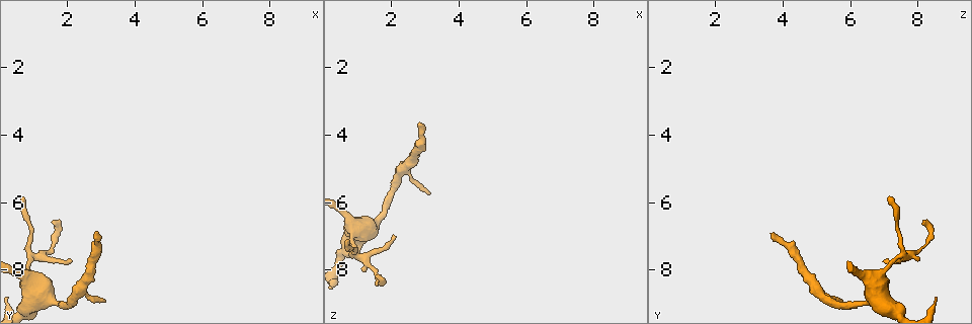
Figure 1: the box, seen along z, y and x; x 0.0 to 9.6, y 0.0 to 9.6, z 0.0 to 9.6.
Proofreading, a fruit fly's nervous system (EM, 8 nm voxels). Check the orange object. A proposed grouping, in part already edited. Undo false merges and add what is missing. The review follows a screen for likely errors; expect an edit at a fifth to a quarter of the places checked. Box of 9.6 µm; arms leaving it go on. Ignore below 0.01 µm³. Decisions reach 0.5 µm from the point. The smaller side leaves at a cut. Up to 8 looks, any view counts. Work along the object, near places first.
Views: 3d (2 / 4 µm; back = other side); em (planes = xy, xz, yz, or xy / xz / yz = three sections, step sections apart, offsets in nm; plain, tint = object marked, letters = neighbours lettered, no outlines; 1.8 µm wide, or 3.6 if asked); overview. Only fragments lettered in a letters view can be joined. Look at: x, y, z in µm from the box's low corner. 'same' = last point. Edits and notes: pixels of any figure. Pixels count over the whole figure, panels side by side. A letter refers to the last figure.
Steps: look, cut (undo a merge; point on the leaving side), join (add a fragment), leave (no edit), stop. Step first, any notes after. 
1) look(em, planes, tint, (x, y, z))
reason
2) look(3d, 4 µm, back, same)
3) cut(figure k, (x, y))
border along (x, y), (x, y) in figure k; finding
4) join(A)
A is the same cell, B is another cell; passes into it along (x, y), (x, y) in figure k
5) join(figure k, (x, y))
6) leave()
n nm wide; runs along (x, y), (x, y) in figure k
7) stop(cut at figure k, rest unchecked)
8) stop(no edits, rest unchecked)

look(em, planes, plain, (0.80, 8.15, 6.80))

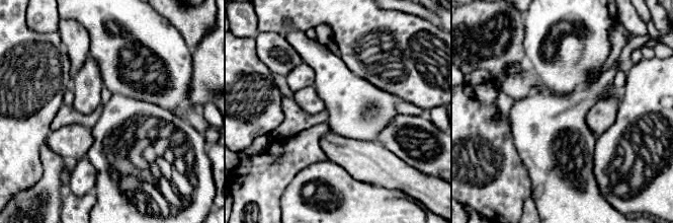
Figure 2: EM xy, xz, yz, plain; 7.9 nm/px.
look(em, planes, letters, same)
what lies round it

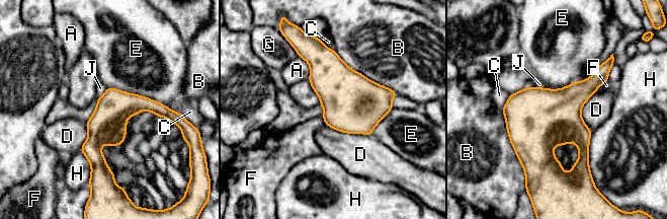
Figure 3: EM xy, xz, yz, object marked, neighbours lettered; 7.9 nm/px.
leave()
A, B, C, D, E, F, G, H and J are other cells; border along (565, 86), (560, 88), (536, 87) in figure 3; all the same cell

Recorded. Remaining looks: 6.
look(em, planes, letters, (1.60, 6.60, 8.10))
free end

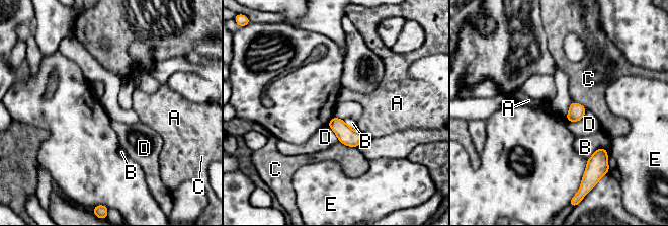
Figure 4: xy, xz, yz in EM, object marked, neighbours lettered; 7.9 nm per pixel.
leave()
D touches over 170 nm; A, B, C, D and E are other cells; border along (606, 149), (597, 149), (588, 159) in figure 4; none of them fits

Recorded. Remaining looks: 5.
look(3d, 4 µm, back, (3.20, 8.90, 5.75))
tapers out

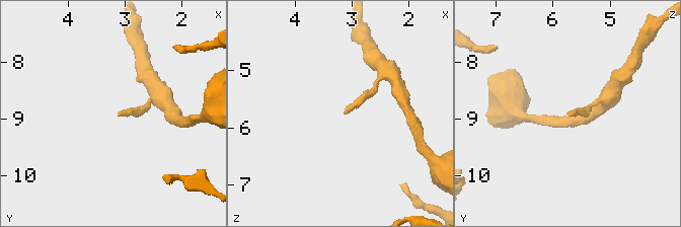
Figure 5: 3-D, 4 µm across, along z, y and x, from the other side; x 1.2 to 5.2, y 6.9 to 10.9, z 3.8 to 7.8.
look(em, yz, step 4, tint, (3.20, 8.90, 5.75))
need the tissue

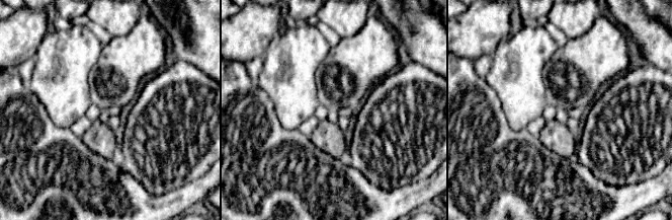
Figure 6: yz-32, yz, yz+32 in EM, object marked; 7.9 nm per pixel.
look(em, planes, letters, same)
another direction

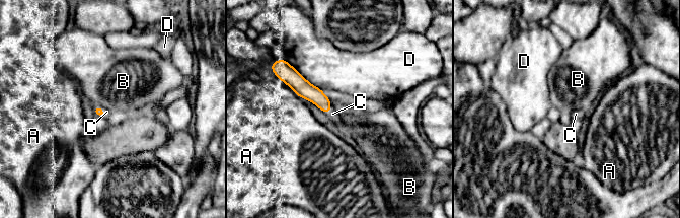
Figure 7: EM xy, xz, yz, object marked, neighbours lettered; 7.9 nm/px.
join(C)
C is the same cell, A, B and D are other cells; passes into it along (306, 90), (330, 107), (332, 114) in figure 7; it goes on there

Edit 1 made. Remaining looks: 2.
stop(join at figure 7, rest unchecked)

